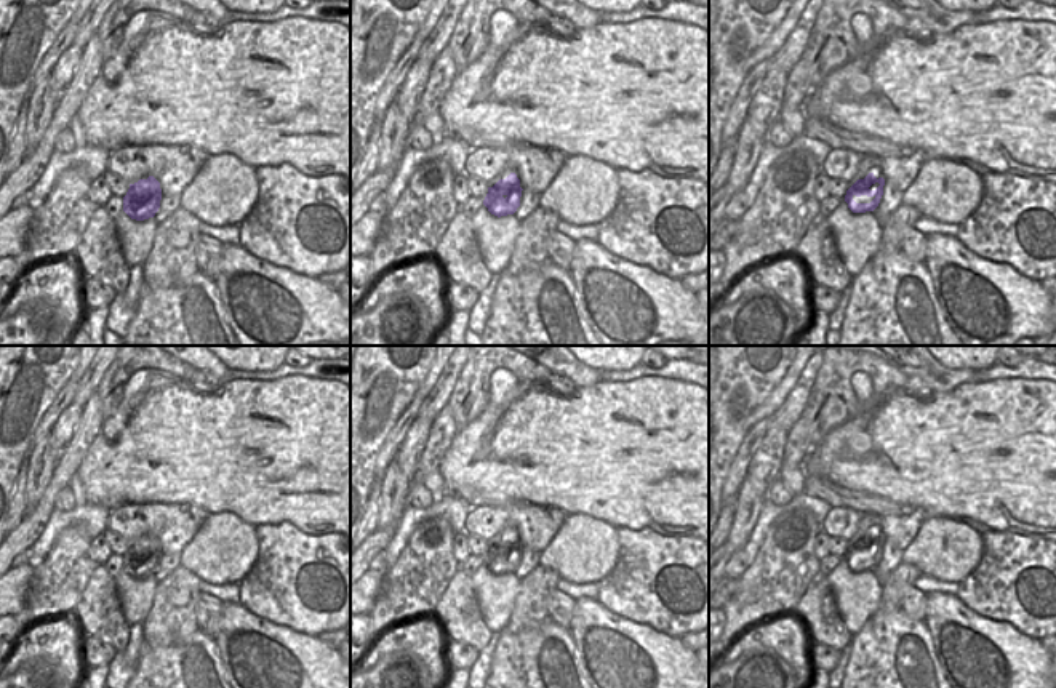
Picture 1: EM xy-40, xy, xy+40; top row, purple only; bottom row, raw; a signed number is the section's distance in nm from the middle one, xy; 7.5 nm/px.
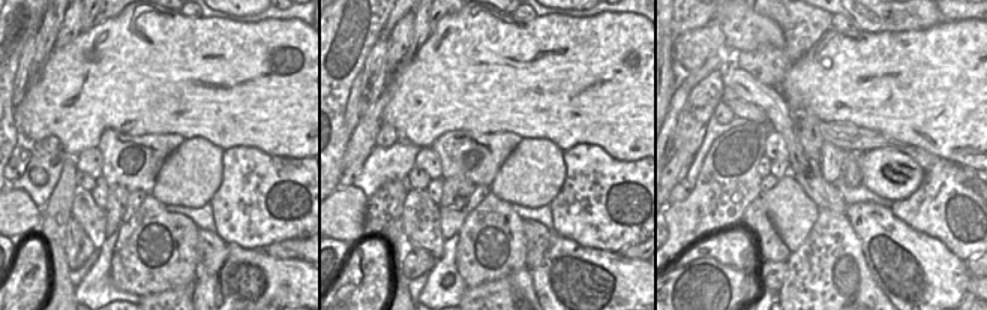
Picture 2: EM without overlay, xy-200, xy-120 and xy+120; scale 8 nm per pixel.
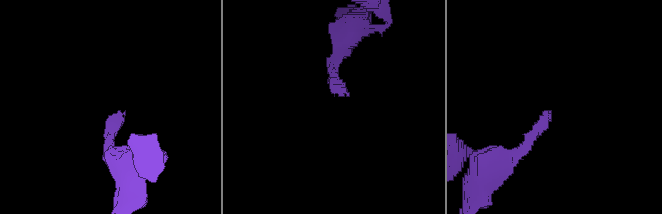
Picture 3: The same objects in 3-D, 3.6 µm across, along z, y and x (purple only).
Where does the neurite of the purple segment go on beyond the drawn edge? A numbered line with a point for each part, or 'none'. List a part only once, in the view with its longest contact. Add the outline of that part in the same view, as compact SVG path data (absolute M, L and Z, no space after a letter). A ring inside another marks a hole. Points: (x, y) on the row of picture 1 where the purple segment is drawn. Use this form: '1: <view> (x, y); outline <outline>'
1: xy+40 (871, 164); outline M864 155L856 176L846 182L846 190L858 181L864 179L869 173L872 173L877 179L880 178L880 157L877 155Z

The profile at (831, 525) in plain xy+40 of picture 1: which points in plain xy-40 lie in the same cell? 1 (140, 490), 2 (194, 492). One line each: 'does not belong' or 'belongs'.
1: does not belong
2: does not belong

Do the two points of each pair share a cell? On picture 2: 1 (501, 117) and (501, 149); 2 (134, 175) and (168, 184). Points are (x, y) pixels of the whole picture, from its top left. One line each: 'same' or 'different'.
1: different
2: different

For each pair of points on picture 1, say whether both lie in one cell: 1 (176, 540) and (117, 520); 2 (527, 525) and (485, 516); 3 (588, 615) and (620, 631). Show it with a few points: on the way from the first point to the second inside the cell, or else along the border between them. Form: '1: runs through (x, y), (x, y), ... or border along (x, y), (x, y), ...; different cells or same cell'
1: runs through (162, 525), (159, 522), (132, 522); same cell
2: runs through (517, 516), (495, 516); same cell
3: runs through (596, 623), (604, 631), (612, 631); same cell

